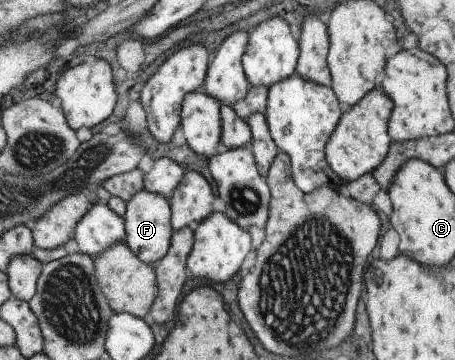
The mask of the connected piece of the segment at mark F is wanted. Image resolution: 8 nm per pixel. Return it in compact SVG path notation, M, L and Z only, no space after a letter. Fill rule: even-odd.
M147 189L136 190L126 203L122 219L124 220L126 245L132 249L139 260L153 266L166 252L172 235L170 225L169 201L157 193Z

